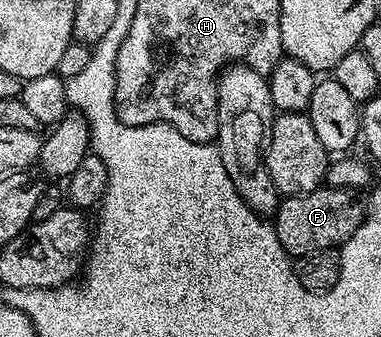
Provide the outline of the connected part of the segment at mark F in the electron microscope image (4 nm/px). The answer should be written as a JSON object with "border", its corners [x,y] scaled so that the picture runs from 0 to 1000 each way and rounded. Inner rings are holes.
{"border":[[[843,552],[811,576],[735,591],[717,662],[743,739],[769,766],[827,748],[835,736],[887,739],[950,671],[958,650],[955,596],[950,605],[932,582],[940,579],[908,558]]]}

